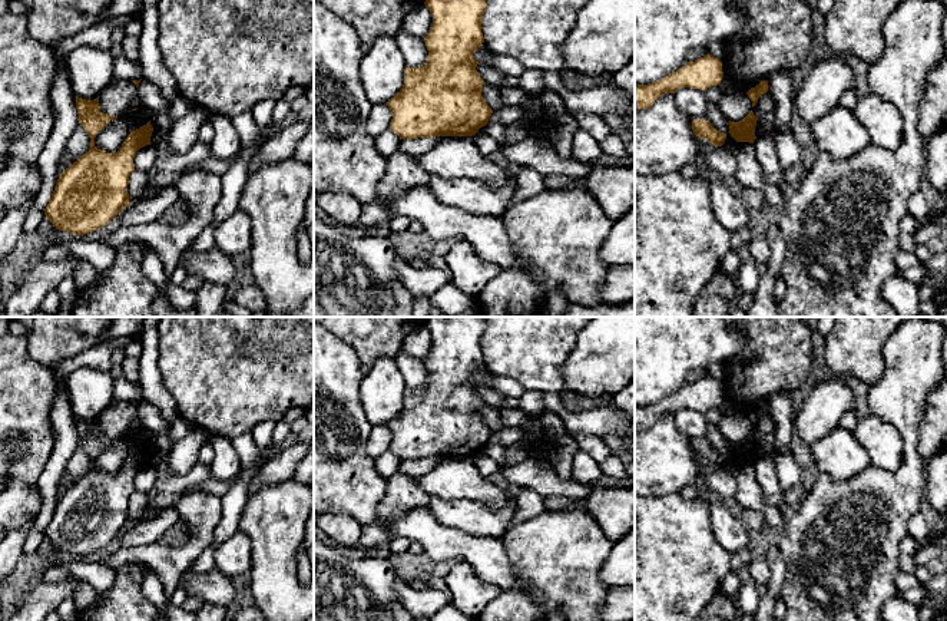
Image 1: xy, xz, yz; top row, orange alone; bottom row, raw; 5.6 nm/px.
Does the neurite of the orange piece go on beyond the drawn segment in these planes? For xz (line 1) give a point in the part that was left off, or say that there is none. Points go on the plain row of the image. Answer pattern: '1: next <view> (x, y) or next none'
1: next none

